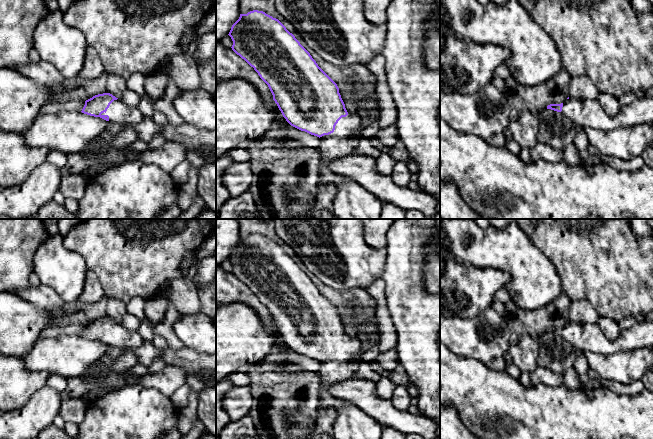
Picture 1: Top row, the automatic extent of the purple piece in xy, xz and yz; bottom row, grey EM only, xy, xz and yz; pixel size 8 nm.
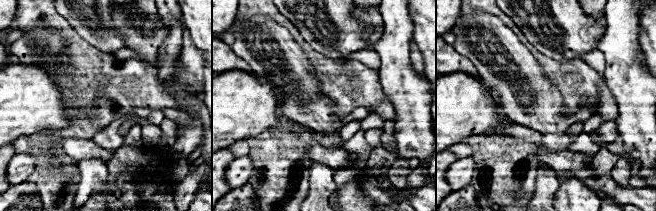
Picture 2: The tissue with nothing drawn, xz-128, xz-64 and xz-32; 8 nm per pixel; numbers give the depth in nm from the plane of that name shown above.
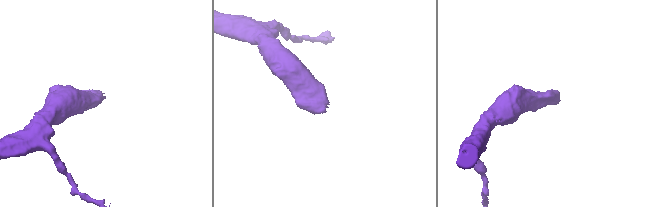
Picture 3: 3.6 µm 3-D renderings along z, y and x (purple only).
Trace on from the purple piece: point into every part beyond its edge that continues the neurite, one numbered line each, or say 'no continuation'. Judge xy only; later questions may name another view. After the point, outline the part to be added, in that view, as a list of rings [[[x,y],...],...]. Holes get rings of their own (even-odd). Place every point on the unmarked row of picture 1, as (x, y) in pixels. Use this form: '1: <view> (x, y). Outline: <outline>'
1: xy (118, 336). Outline: [[[121,323],[114,324],[107,335],[101,339],[108,339],[108,346],[122,350],[134,350],[144,342],[137,331],[129,331]]]

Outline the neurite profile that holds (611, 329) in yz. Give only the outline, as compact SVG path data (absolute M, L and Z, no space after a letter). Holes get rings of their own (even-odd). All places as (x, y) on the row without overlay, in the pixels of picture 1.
M599 317L597 324L609 340L615 340L620 334L619 323L612 319Z

